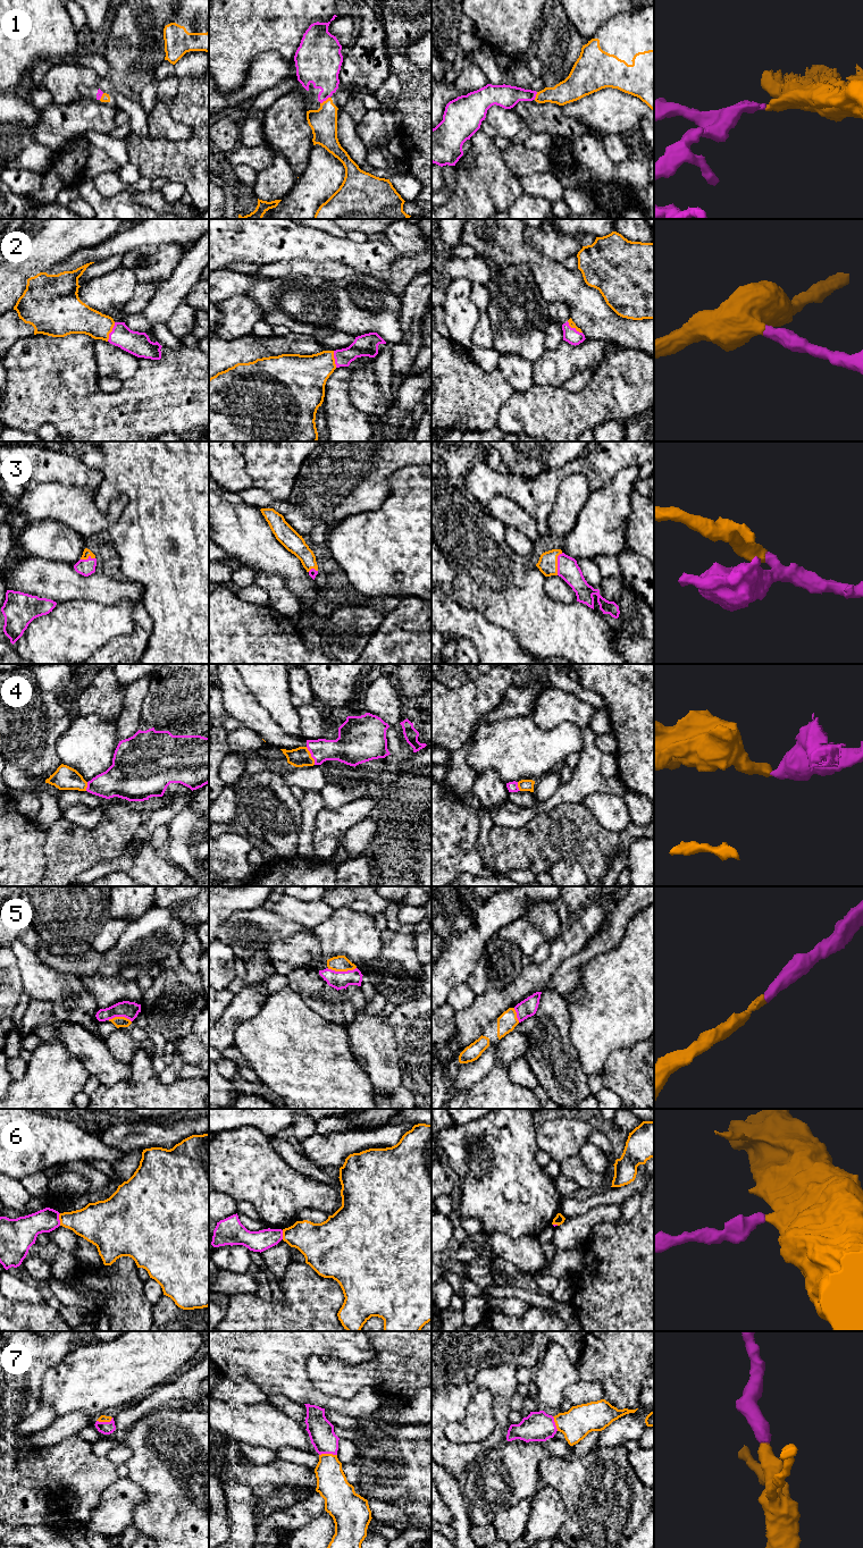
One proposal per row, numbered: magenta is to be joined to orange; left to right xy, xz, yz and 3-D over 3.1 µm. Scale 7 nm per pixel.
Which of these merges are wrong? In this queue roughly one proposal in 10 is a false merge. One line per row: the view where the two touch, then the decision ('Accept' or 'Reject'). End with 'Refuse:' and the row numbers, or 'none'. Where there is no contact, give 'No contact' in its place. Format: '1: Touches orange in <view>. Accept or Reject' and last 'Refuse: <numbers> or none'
1: Touches orange in xz. Accept
2: Touches orange in xy. Accept
3: Touches orange in yz. Accept
4: Touches orange in xz. Accept
5: Touches orange in xz. Accept
6: Touches orange in xy. Reject
7: Touches orange in xz. Accept
Refuse: 6

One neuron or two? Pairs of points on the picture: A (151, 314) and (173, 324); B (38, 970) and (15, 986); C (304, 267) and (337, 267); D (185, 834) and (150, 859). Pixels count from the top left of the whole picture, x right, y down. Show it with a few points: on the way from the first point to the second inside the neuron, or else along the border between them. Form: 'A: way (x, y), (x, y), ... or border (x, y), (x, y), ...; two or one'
A: border (184, 301), (165, 324); two
B: border (15, 956), (18, 962), (23, 990); two
C: way (312, 269), (329, 269); one
D: border (164, 855), (185, 872); two

